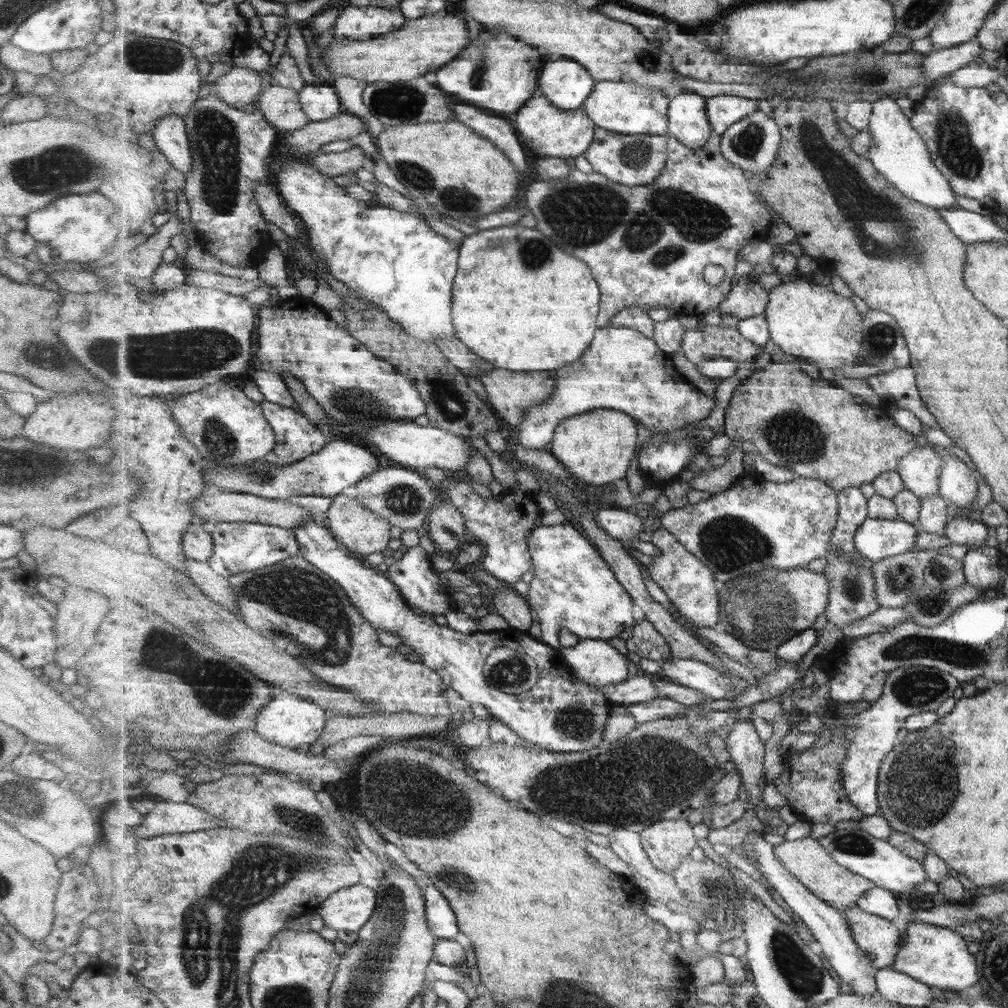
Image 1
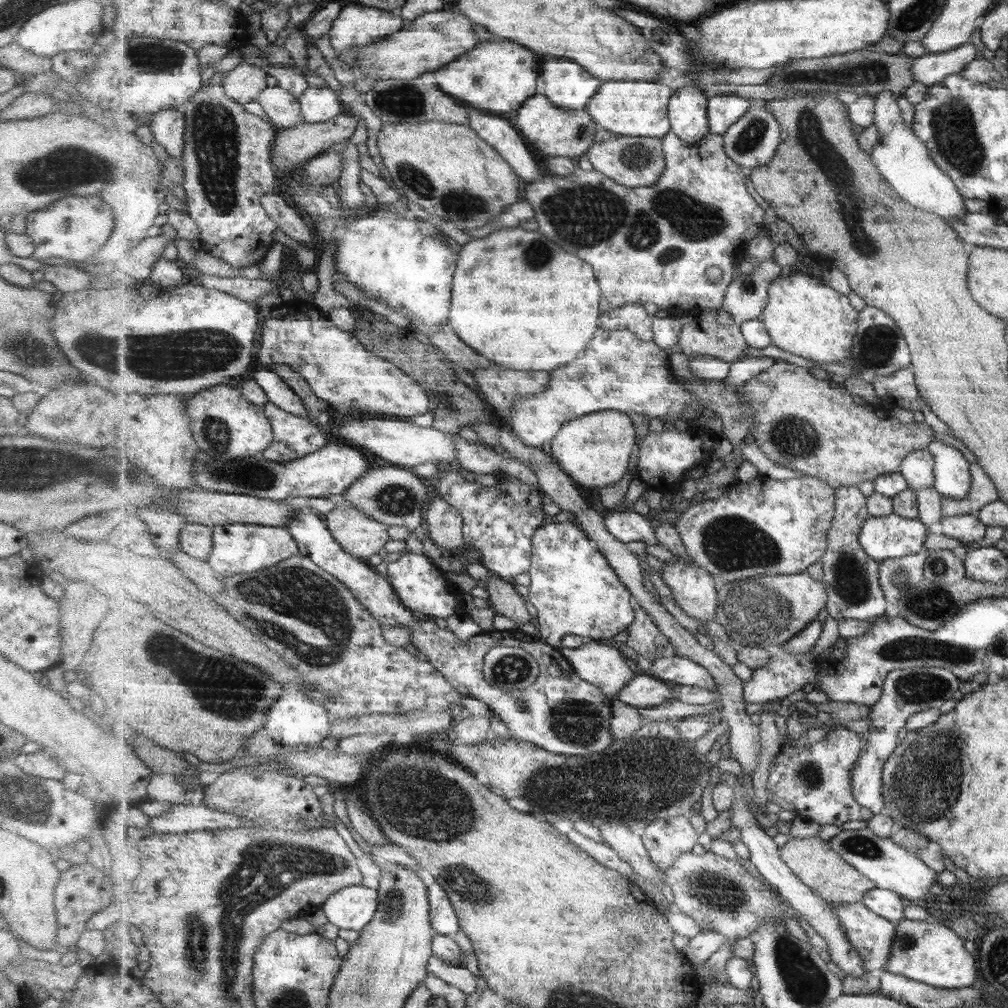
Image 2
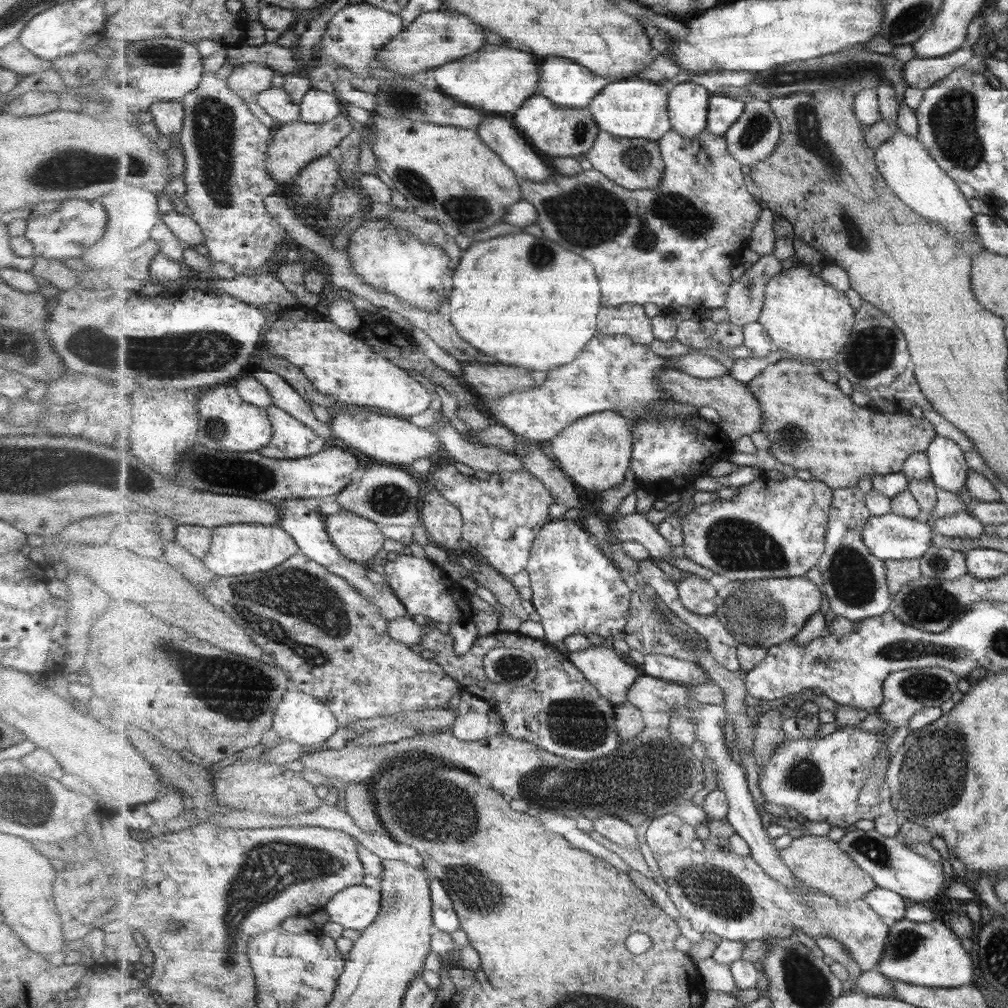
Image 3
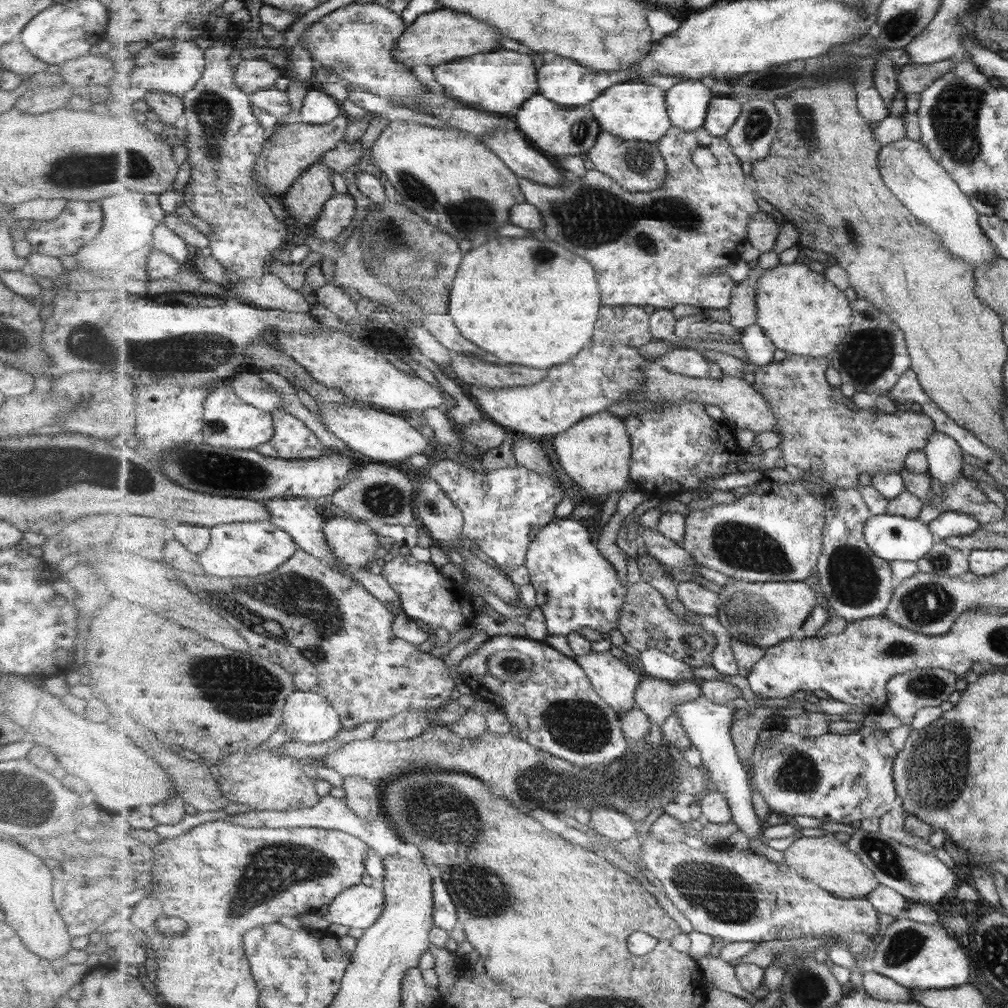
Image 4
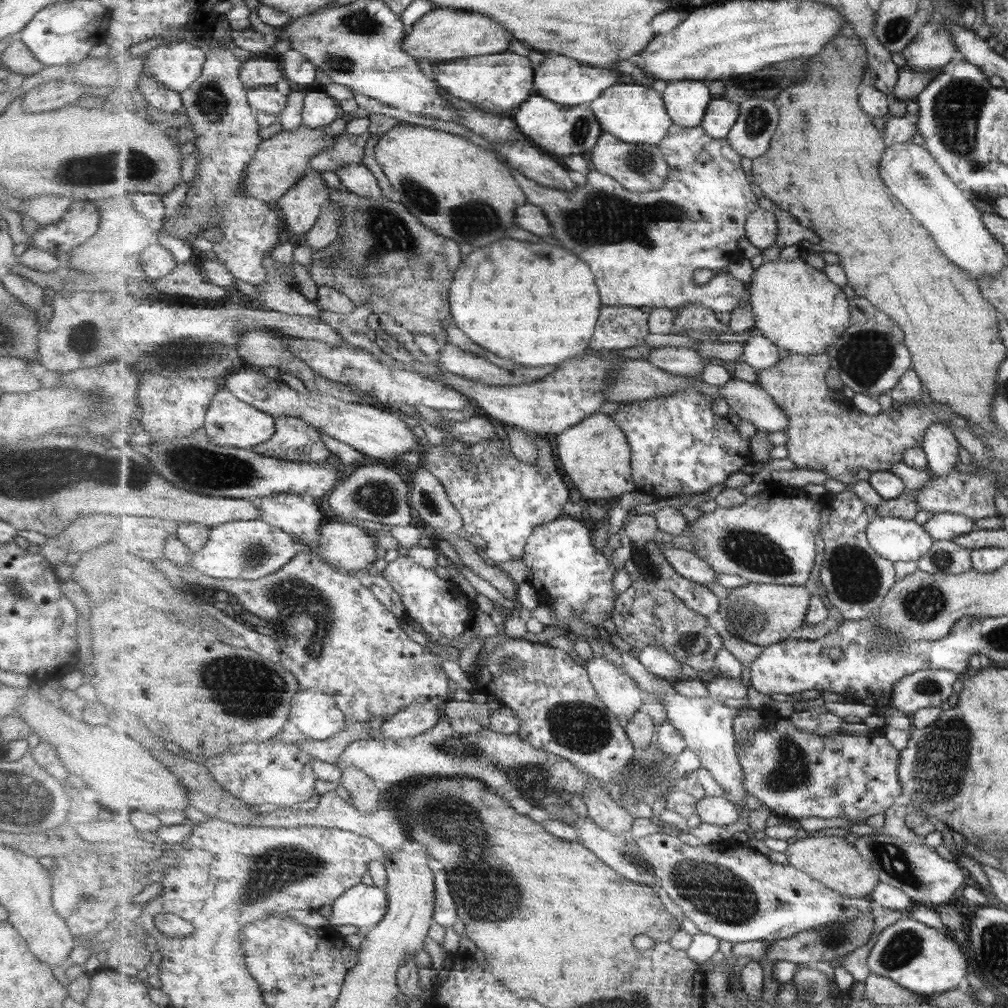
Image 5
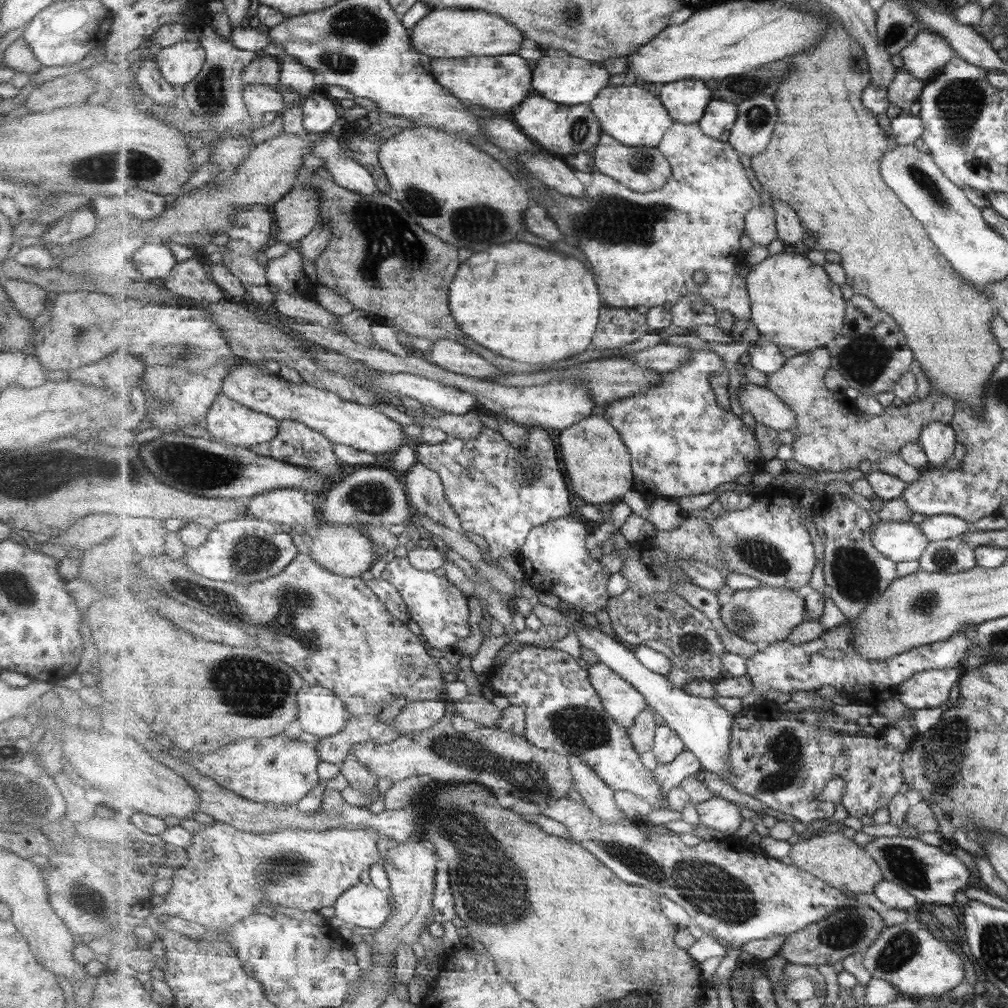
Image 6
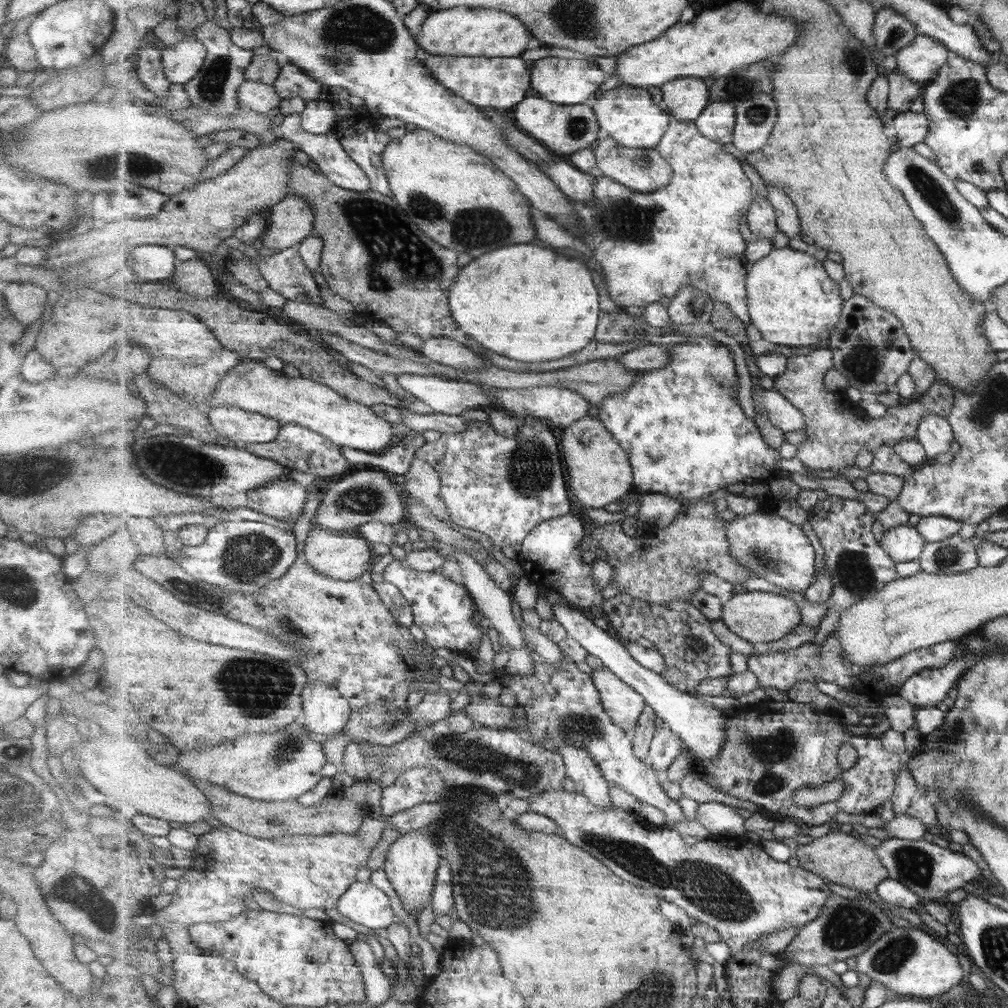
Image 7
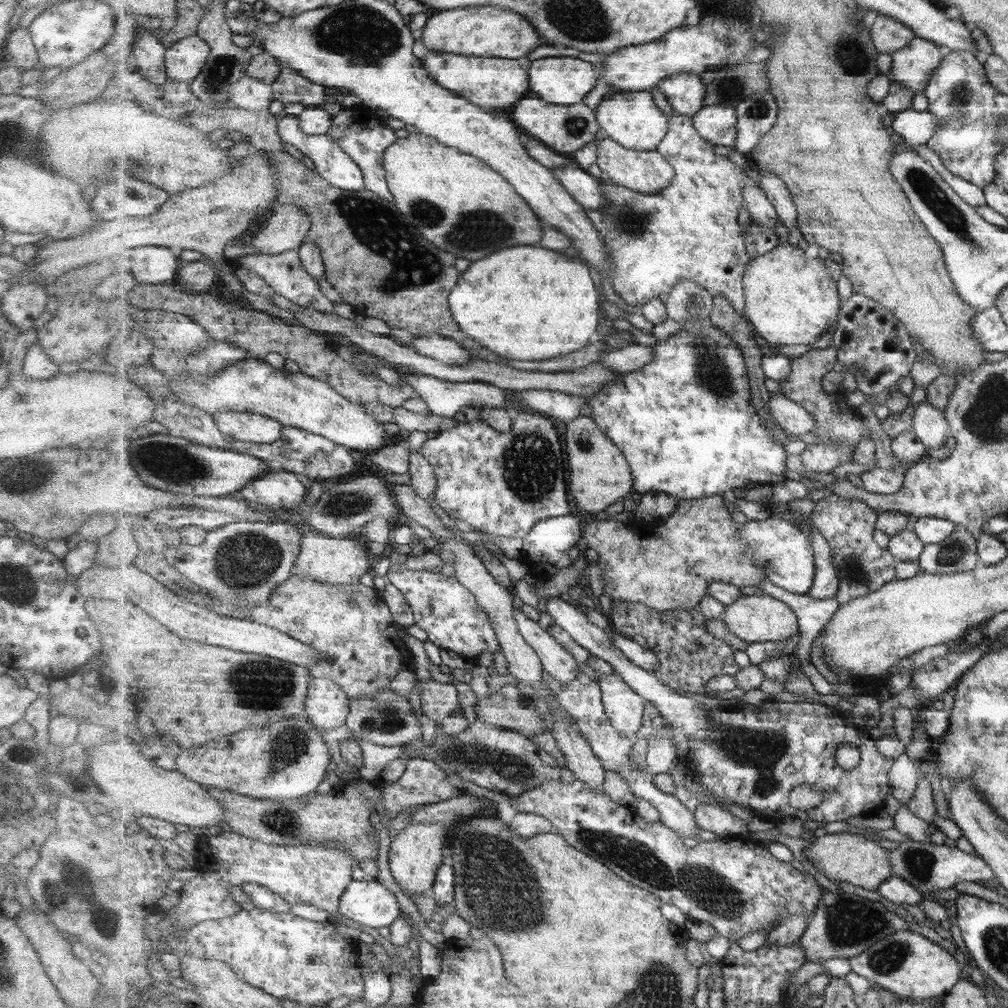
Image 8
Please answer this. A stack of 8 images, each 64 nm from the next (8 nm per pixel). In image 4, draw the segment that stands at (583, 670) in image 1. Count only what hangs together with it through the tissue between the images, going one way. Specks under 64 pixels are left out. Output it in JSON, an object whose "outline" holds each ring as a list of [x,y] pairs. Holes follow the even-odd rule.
{"outline":[[[612,650],[605,653],[591,651],[585,656],[576,655],[575,659],[585,669],[595,690],[619,714],[626,713],[628,710],[637,707],[637,690],[638,686],[641,685],[642,676],[635,670],[635,666],[627,662],[627,659],[624,659],[622,655],[612,653]]]}

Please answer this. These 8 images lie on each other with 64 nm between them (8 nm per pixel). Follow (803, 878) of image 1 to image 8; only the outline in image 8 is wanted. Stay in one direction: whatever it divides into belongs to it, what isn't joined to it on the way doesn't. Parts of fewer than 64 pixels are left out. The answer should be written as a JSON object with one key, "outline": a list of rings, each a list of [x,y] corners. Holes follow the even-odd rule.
{"outline":[[[826,834],[815,839],[809,848],[804,848],[803,855],[826,878],[867,890],[876,891],[883,882],[894,876],[890,860],[891,852],[877,846],[874,837],[868,834]]]}

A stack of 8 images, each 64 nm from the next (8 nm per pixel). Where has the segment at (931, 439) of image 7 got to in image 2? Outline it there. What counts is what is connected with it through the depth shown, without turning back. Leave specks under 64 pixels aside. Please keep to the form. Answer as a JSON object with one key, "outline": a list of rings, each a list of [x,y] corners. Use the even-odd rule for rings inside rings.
{"outline":[[[937,439],[927,446],[935,458],[934,487],[944,498],[963,499],[971,492],[973,477],[967,458],[957,448]]]}

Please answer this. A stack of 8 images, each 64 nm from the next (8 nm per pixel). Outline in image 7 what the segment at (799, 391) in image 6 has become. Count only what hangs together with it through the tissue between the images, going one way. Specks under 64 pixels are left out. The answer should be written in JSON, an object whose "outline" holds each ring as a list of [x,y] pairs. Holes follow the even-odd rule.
{"outline":[[[821,345],[820,347],[815,347],[814,349],[789,357],[787,372],[773,378],[774,387],[772,390],[779,392],[783,397],[787,398],[787,401],[799,409],[805,417],[806,427],[804,431],[806,432],[806,439],[798,445],[798,454],[795,457],[806,468],[811,470],[837,471],[841,470],[841,468],[853,467],[861,450],[867,449],[875,453],[884,444],[892,446],[902,440],[916,438],[918,436],[919,423],[928,414],[938,414],[943,418],[948,418],[955,405],[956,392],[953,391],[953,387],[945,385],[945,381],[935,382],[937,384],[937,400],[931,400],[931,396],[925,396],[925,398],[918,398],[918,400],[913,402],[905,401],[898,407],[889,408],[890,411],[885,416],[873,418],[861,406],[851,403],[843,391],[831,392],[827,390],[824,381],[827,372],[832,369],[835,369],[833,351],[827,345]]]}

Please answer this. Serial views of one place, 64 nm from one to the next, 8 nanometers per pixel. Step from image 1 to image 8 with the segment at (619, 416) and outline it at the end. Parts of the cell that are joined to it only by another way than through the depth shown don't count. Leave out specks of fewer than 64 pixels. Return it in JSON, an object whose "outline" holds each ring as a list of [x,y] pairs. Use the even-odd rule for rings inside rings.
{"outline":[[[590,415],[567,423],[564,445],[568,454],[568,488],[579,508],[591,513],[604,512],[621,498],[635,495],[634,475],[624,452]]]}

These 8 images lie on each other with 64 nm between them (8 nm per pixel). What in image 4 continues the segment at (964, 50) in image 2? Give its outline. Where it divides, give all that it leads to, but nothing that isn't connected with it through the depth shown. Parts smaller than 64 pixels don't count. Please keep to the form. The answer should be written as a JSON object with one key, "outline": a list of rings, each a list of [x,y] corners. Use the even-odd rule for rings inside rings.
{"outline":[[[953,57],[930,65],[909,62],[902,67],[898,74],[900,89],[905,94],[922,93],[936,80],[947,74],[954,67],[954,64],[959,61],[959,57]]]}

